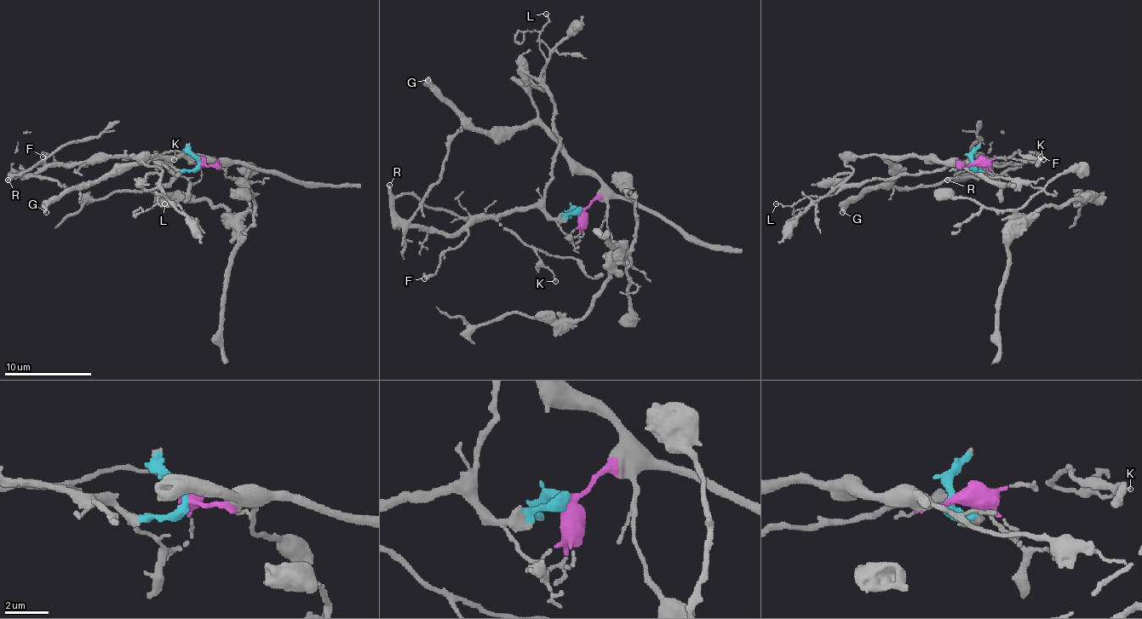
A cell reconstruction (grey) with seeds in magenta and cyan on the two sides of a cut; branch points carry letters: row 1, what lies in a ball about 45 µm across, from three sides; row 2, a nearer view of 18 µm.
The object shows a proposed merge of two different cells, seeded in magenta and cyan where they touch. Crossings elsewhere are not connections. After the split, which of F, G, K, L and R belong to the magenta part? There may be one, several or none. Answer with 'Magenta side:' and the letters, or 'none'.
Magenta side: G

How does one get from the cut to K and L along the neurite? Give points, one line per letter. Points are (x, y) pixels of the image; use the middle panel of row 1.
K: (582, 209), (559, 216), (545, 216), (536, 207), (511, 209), (497, 218), (535, 250), (556, 281)
L: (582, 209), (556, 218), (545, 209), (545, 183), (552, 177), (559, 135), (539, 47), (545, 14)

